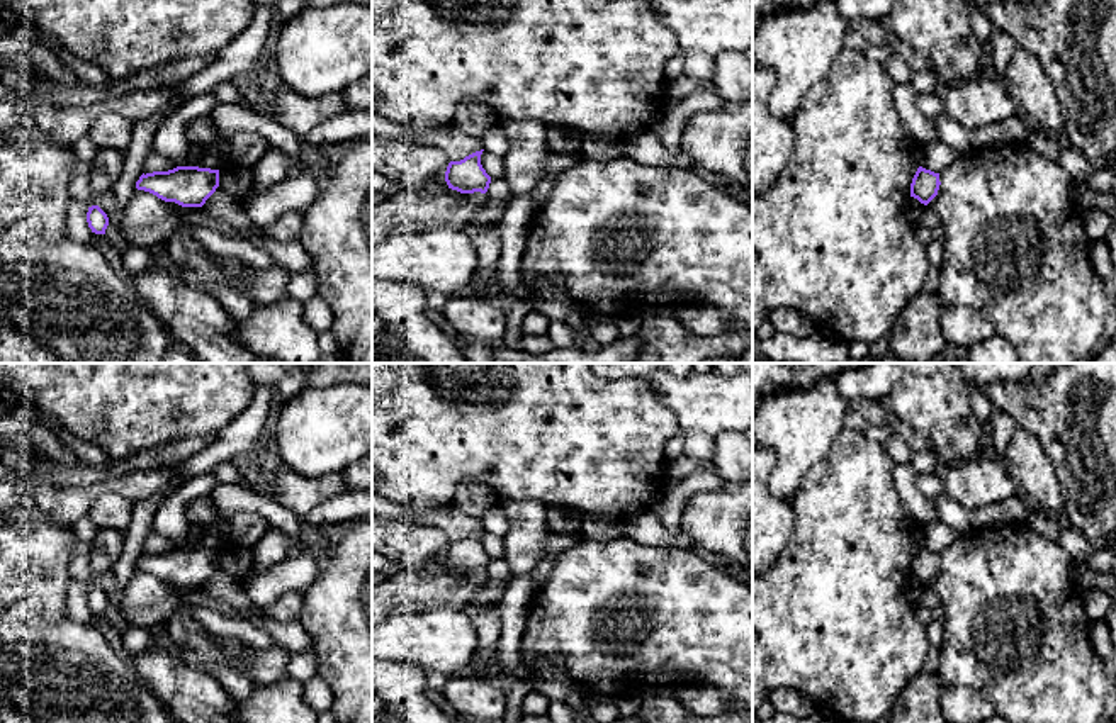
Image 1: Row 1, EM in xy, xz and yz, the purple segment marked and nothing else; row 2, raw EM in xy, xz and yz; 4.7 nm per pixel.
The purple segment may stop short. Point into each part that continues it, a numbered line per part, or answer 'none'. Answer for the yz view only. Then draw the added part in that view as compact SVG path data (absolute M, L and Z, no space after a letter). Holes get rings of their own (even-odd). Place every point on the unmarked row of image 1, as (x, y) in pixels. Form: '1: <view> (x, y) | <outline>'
none

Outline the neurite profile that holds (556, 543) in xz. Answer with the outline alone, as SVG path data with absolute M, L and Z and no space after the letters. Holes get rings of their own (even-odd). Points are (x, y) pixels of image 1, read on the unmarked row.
M550 533L550 536L545 541L544 548L544 557L552 555L552 553L561 553L571 546L576 546L588 538L581 533L576 535L559 535L559 533Z

